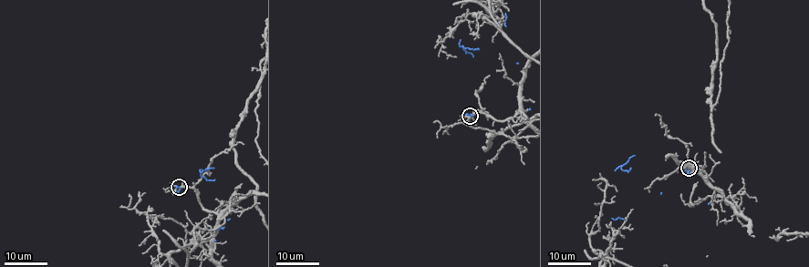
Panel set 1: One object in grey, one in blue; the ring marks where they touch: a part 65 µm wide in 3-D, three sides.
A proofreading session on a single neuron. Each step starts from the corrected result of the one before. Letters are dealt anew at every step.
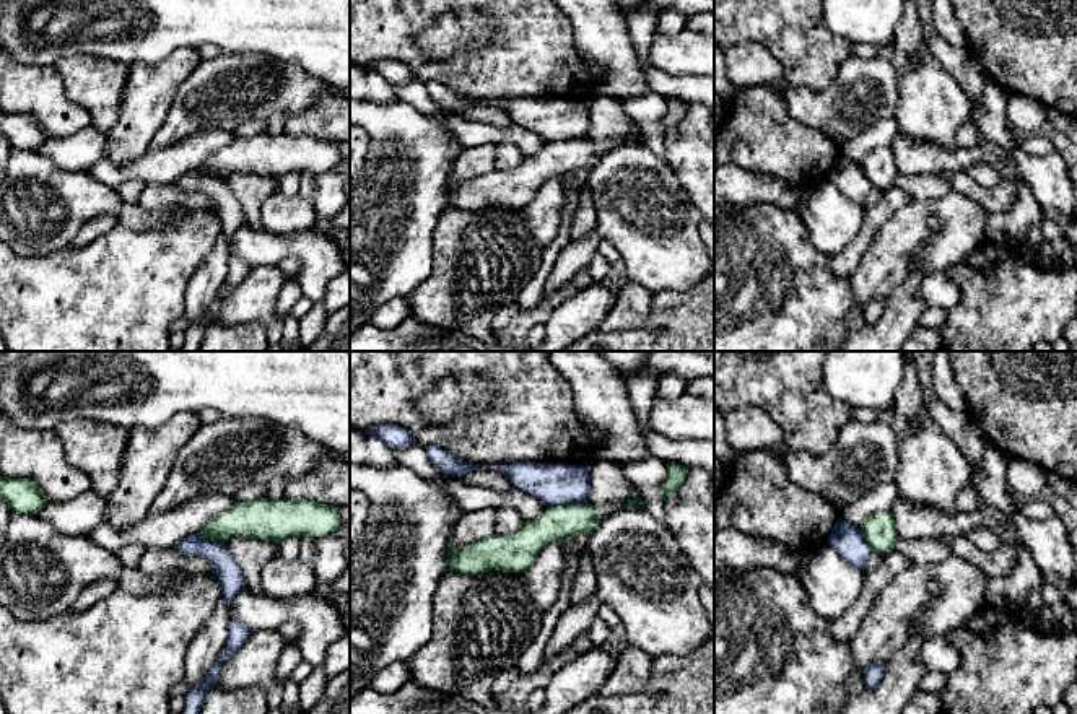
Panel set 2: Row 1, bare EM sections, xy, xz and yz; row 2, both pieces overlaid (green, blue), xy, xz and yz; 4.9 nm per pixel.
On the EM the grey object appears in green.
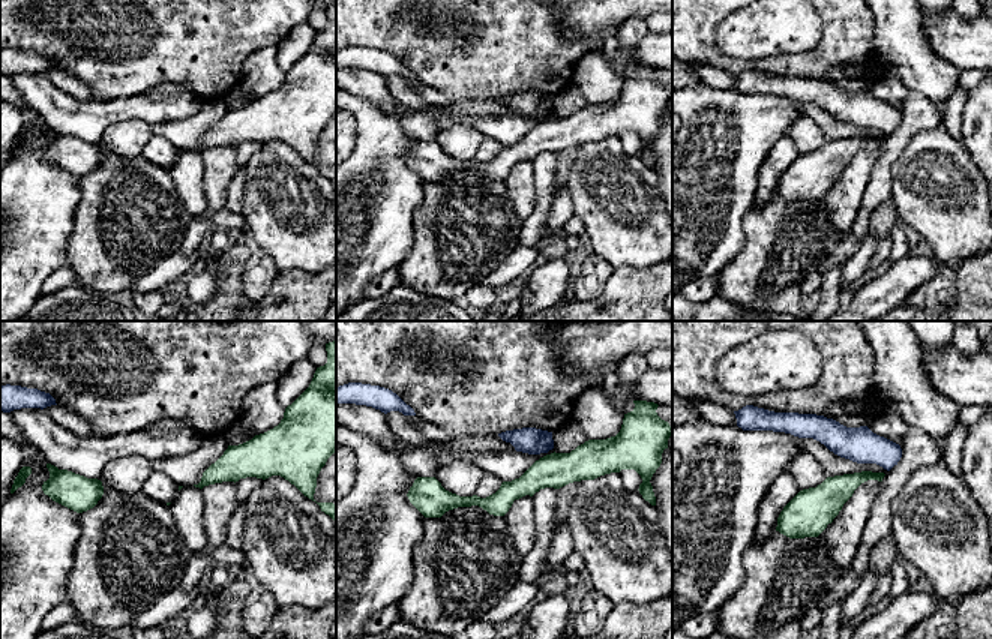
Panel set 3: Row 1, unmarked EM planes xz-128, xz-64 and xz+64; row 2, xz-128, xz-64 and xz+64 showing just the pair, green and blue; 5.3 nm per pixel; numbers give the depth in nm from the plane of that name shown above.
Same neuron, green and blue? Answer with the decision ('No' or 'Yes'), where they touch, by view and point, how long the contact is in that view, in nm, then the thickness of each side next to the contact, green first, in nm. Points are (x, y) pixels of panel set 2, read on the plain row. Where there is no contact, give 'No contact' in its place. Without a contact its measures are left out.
No. Touches green at xz (566, 140). Shared border 200 nm. Thickness 180 nm (green) against 220 nm

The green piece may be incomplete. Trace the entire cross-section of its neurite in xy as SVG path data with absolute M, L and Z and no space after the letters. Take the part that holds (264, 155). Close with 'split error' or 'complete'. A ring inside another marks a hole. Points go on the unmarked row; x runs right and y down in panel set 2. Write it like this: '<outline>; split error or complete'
M257 133L238 138L208 156L198 168L200 174L225 179L233 172L278 179L286 172L324 172L342 161L337 141L309 135Z; complete

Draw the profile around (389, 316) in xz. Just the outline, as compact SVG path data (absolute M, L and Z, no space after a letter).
M394 298L387 304L376 309L369 324L377 329L395 329L402 320L410 316L408 298Z

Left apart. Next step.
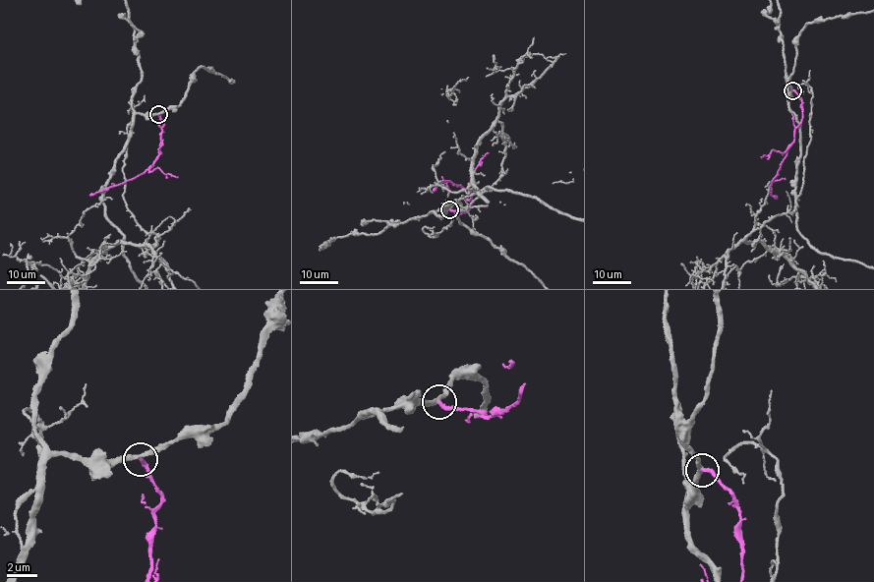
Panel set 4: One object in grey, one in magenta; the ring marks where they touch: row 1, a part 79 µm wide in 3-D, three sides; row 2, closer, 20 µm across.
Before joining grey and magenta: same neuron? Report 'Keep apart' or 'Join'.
Keep apart

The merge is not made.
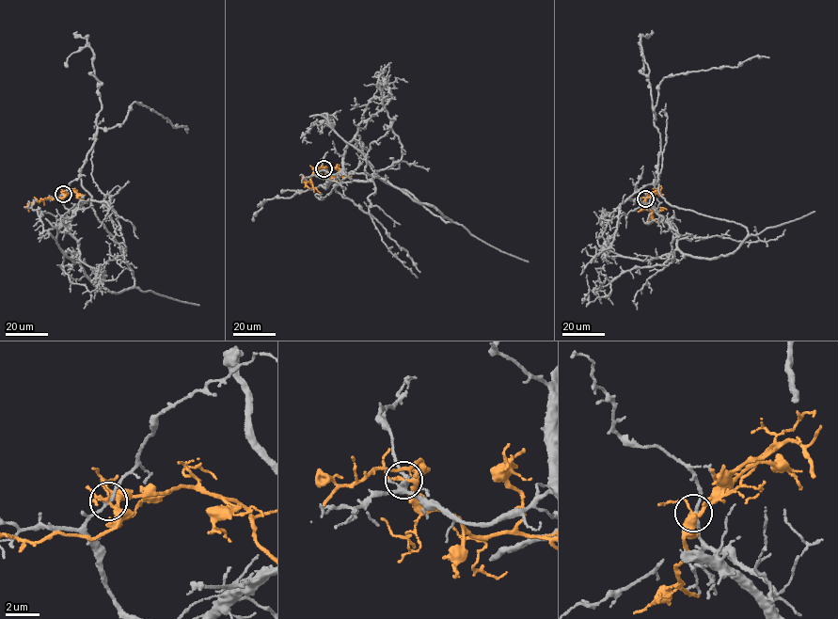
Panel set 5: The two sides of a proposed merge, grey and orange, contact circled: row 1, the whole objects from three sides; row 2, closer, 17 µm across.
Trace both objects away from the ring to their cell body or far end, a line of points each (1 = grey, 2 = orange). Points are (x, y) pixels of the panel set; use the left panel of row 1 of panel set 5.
1: (63, 194), (85, 275), (130, 289), (80, 168), (97, 129), (121, 124), (135, 102), (187, 133)
2: (63, 194), (61, 198), (36, 200), (29, 205), (28, 212)

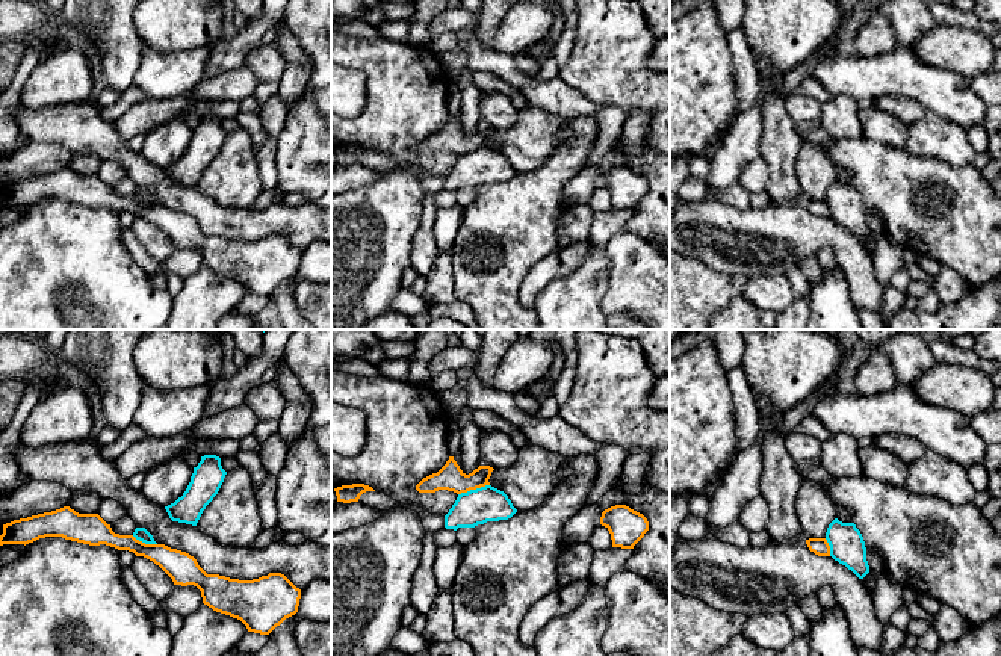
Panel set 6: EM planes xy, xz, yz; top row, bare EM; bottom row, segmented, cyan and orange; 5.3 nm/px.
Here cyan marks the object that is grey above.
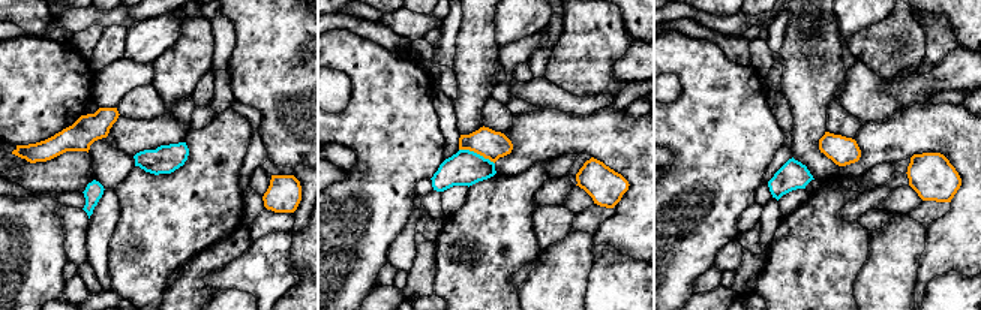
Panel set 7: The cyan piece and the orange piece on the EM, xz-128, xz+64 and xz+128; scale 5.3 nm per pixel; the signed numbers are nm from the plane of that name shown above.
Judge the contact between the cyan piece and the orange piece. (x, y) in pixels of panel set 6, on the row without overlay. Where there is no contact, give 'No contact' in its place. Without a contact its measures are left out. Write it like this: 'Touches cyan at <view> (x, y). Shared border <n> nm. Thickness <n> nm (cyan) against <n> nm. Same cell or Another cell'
Touches cyan at xz (474, 151). Shared border 180 nm. Thickness 190 nm (cyan) against 140 nm. Another cell

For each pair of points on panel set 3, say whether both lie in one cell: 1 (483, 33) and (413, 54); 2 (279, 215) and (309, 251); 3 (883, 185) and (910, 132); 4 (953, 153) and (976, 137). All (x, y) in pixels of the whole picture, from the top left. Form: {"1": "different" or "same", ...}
{"1": "same", "2": "same", "3": "same", "4": "different"}

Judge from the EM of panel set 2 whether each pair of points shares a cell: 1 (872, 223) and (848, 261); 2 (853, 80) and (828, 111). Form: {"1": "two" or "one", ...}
{"1": "one", "2": "one"}

